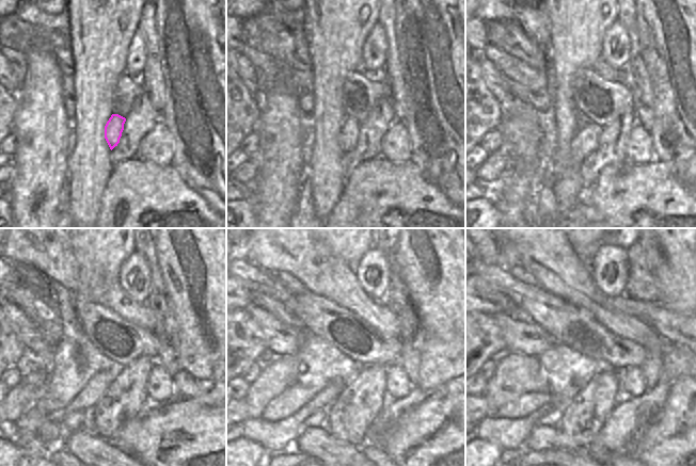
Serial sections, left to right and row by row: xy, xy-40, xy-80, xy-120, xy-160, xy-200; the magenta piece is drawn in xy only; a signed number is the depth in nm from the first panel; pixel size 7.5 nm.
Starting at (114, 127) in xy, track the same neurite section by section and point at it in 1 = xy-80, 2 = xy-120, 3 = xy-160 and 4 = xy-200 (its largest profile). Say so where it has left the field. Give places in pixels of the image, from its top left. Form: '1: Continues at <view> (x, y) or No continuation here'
1: Continues at xy-80 (585, 141)
2: Continues at xy-120 (85, 400)
3: Continues at xy-160 (322, 400)
4: Continues at xy-200 (554, 406)

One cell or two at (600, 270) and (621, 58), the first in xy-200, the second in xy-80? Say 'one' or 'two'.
one

